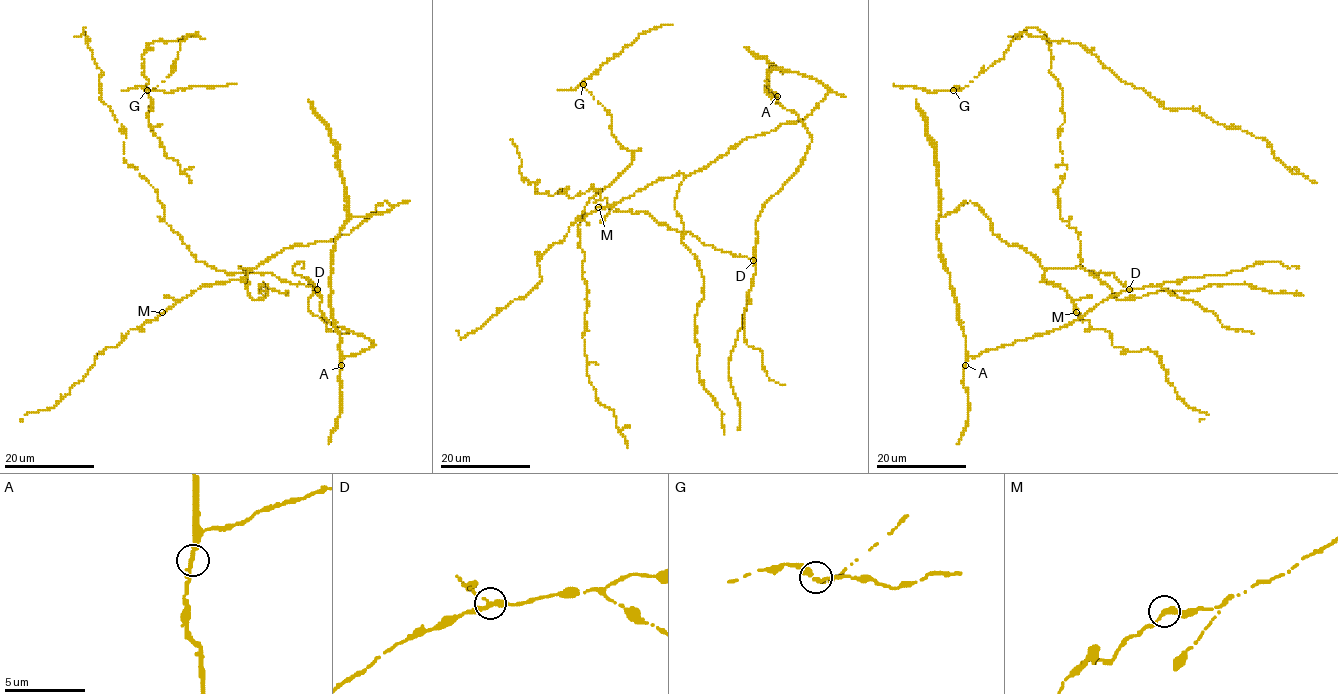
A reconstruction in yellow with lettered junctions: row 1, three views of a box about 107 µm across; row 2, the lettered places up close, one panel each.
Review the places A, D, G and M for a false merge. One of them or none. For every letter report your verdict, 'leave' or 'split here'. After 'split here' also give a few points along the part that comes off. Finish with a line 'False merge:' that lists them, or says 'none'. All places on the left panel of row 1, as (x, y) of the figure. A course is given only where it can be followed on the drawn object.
A: leave
D: leave
G: leave
M: leave
False merge: none

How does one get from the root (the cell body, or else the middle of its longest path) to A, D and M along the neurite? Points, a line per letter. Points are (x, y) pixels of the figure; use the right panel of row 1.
A: (1048, 332), (969, 356), (965, 365)
D: (1048, 332), (1068, 325), (1103, 300), (1129, 289)
M: (1048, 332), (966, 355), (940, 217), (976, 203), (992, 234), (1032, 254), (1075, 313)

